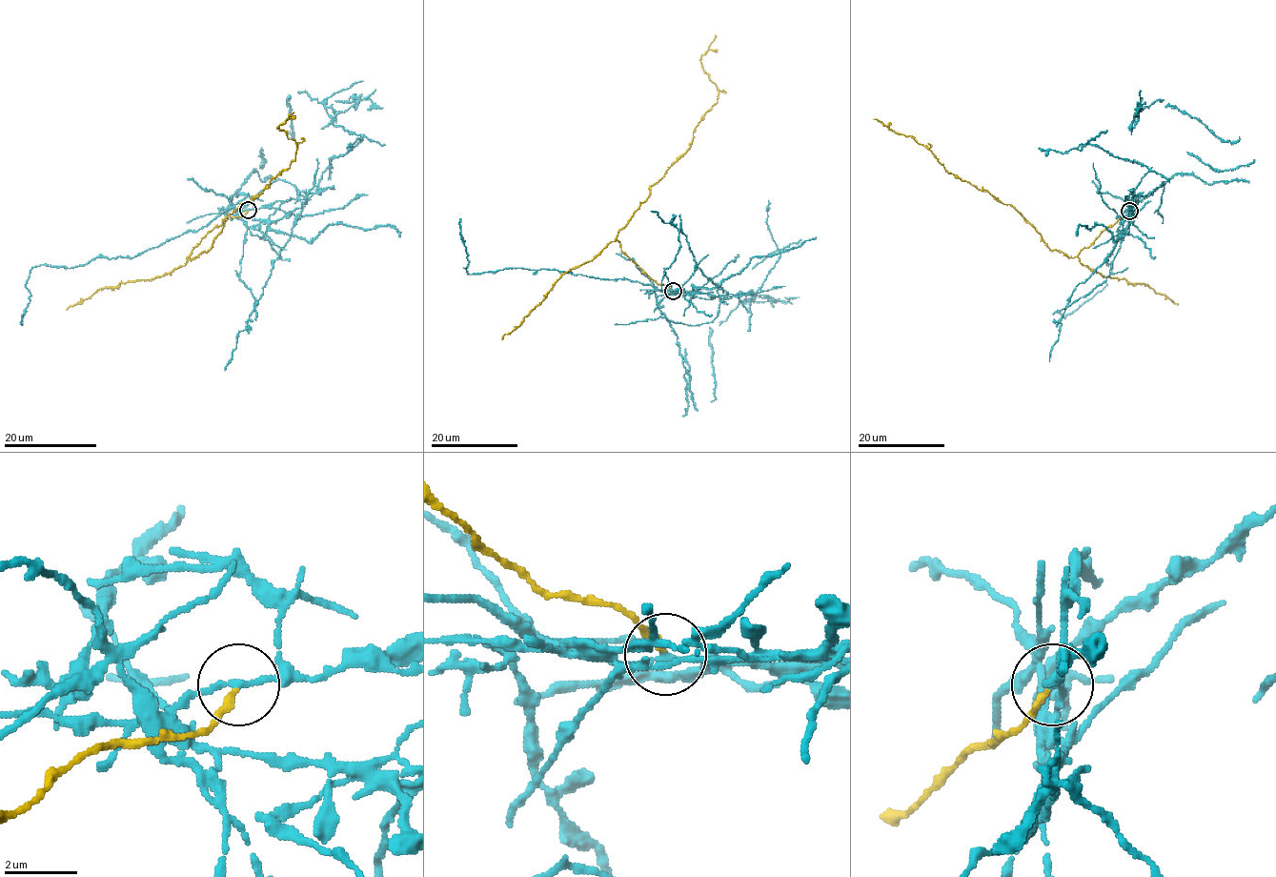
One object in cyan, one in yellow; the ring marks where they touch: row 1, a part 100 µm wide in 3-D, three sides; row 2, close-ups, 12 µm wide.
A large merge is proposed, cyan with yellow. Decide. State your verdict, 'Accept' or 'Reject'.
Reject

